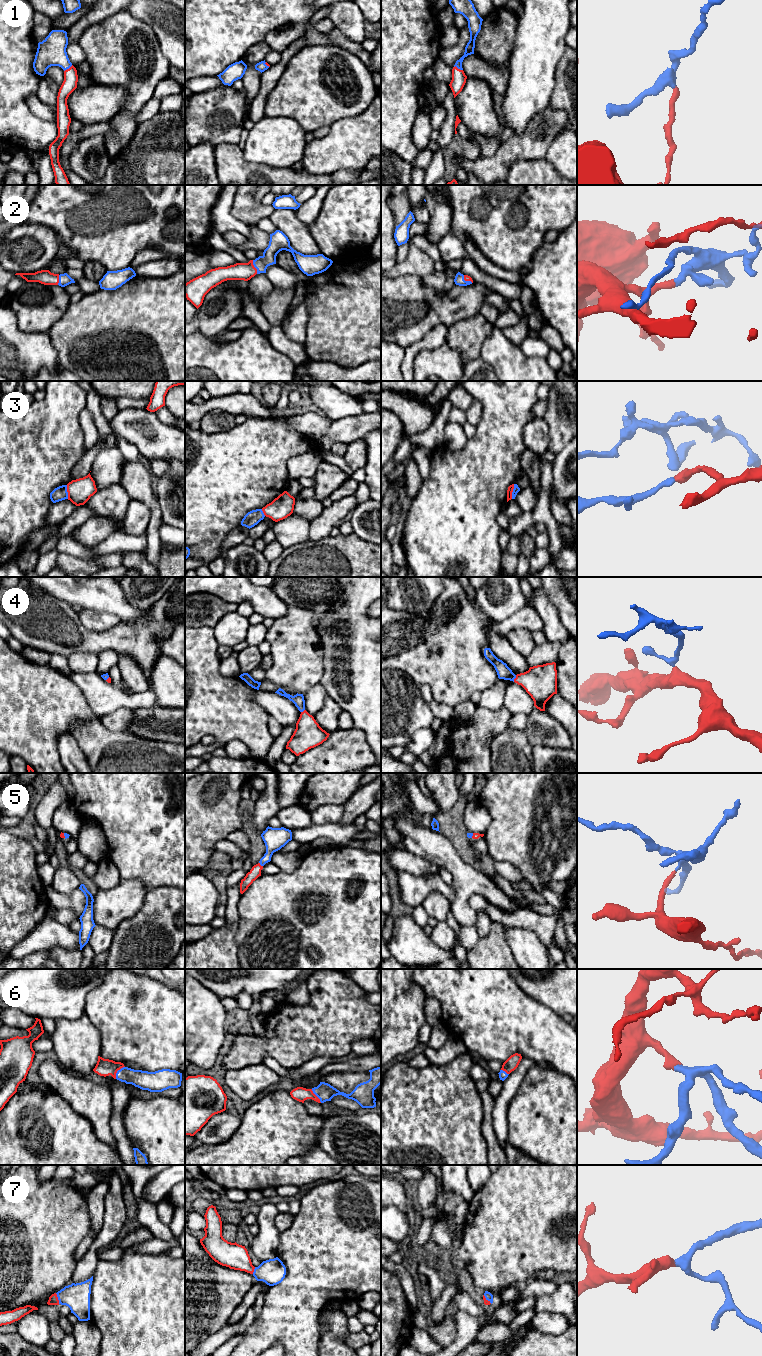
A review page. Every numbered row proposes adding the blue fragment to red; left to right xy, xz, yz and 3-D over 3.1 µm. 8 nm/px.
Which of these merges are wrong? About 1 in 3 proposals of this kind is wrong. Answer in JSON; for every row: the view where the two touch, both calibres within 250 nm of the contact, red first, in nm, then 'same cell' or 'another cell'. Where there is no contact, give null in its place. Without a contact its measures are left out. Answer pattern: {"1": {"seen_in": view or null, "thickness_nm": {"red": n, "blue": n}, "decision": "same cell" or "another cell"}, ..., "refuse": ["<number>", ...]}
{"1": {"seen_in": "yz", "thickness_nm": {"red": 120, "blue": 80}, "decision": "same cell"}, "2": {"seen_in": "xz", "thickness_nm": {"red": 140, "blue": 120}, "decision": "same cell"}, "3": {"seen_in": "yz", "thickness_nm": {"red": 50, "blue": 50}, "decision": "another cell"}, "4": {"seen_in": "yz", "thickness_nm": {"red": 280, "blue": 110}, "decision": "same cell"}, "5": {"seen_in": "xz", "thickness_nm": {"red": 90, "blue": 180}, "decision": "same cell"}, "6": {"seen_in": "xy", "thickness_nm": {"red": 140, "blue": 150}, "decision": "same cell"}, "7": {"seen_in": "xy", "thickness_nm": {"red": 80, "blue": 200}, "decision": "same cell"}, "refuse": ["3"]}

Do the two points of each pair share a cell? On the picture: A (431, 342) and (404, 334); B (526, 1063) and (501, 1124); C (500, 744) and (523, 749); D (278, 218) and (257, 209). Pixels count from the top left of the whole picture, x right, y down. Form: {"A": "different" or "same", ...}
{"A": "different", "B": "same", "C": "same", "D": "different"}

